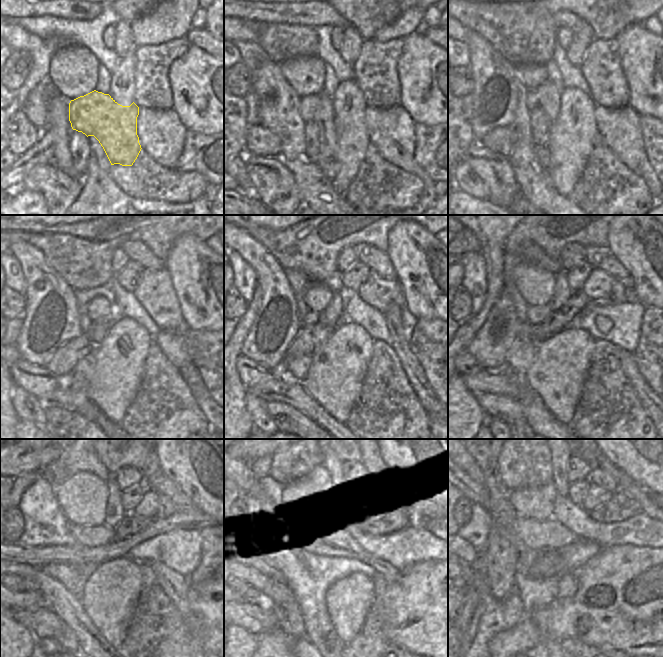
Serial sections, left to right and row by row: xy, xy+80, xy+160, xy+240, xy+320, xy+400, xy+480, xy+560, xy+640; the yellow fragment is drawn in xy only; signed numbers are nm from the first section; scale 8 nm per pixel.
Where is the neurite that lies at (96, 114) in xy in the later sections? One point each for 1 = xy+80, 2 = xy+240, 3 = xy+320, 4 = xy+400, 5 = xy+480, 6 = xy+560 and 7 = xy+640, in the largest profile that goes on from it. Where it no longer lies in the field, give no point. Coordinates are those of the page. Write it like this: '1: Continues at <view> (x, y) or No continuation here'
1: Continues at xy+80 (308, 104)
2: Continues at xy+240 (85, 322)
3: Continues at xy+320 (311, 317)
4: Continues at xy+400 (535, 314)
5: Continues at xy+480 (92, 536)
6: Continues at xy+560 (331, 536)
7: Continues at xy+640 (538, 535).

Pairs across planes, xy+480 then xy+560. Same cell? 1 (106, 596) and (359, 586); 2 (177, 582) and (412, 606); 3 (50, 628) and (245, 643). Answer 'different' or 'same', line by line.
1: same
2: different
3: different

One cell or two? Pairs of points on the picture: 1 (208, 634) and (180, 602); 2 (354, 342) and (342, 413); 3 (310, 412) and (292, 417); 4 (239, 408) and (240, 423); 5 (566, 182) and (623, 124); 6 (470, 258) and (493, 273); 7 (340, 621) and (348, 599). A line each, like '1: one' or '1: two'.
1: two
2: one
3: two
4: one
5: two
6: two
7: one

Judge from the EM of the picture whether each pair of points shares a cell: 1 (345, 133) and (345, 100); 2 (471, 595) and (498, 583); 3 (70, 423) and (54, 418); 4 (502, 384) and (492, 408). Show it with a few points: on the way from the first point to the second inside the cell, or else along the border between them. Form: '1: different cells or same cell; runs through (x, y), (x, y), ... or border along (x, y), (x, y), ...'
1: same cell; runs through (345, 125), (345, 108)
2: different cells; border along (484, 563), (484, 568), (488, 573), (491, 593)
3: same cell; runs through (66, 423), (58, 418)
4: different cells; border along (475, 393), (497, 393), (516, 400)

